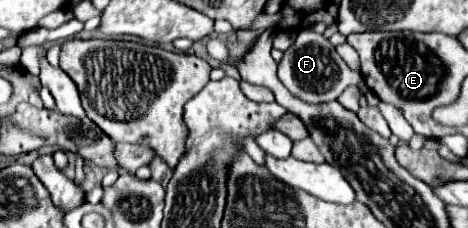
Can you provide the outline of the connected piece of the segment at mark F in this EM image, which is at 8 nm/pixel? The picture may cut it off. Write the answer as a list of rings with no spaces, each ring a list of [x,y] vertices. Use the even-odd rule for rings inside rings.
[[[304,30],[298,34],[296,42],[284,52],[284,58],[278,64],[278,78],[282,80],[282,84],[286,84],[290,92],[294,92],[294,96],[318,104],[336,100],[344,88],[348,88],[350,84],[358,84],[362,80],[362,74],[352,72],[322,34]]]

